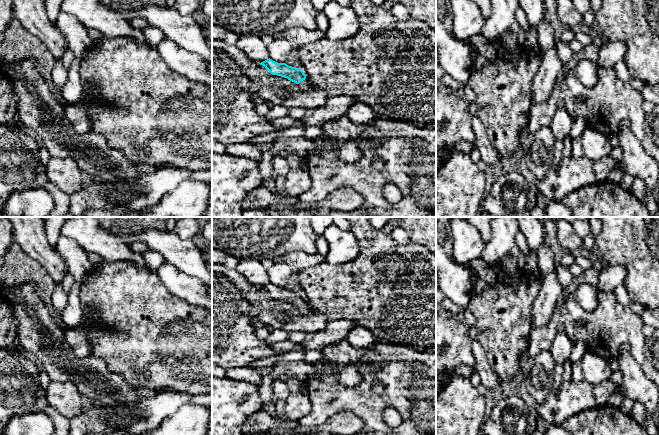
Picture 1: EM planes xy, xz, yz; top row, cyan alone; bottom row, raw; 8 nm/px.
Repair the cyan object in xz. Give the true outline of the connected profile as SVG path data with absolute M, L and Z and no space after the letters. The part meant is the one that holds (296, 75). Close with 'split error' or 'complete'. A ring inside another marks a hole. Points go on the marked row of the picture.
M267 59L260 65L264 66L272 75L281 76L296 83L303 91L310 90L310 82L300 68L288 66L286 63L278 63L272 59Z | split error

